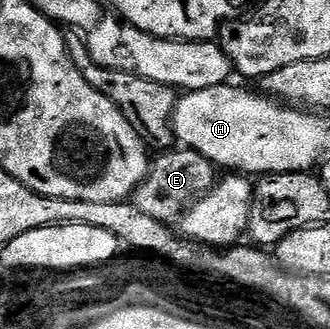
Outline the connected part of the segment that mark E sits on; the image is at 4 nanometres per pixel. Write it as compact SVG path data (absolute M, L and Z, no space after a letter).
M185 146L163 151L153 157L146 181L134 191L132 203L148 218L156 218L161 224L177 221L196 201L209 194L216 183L216 165L198 152Z

